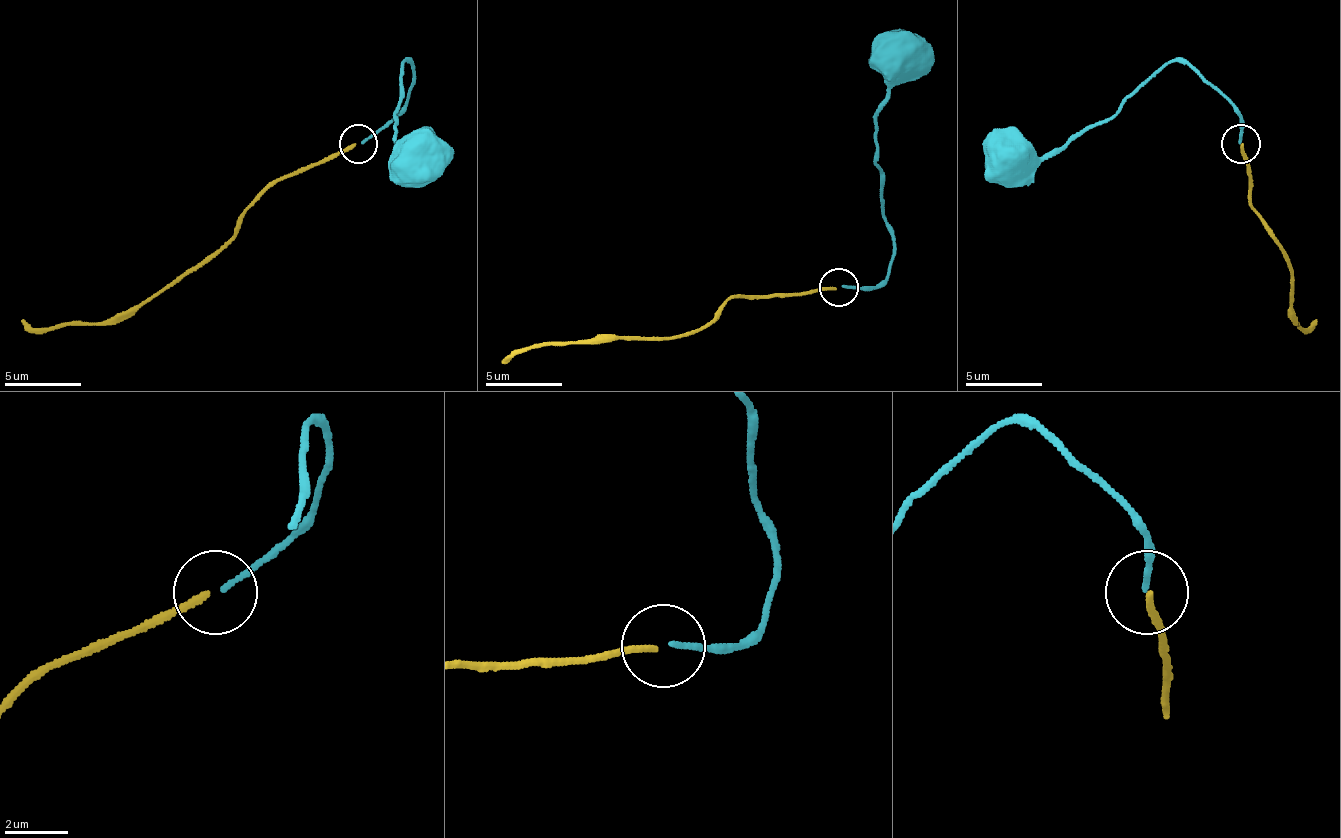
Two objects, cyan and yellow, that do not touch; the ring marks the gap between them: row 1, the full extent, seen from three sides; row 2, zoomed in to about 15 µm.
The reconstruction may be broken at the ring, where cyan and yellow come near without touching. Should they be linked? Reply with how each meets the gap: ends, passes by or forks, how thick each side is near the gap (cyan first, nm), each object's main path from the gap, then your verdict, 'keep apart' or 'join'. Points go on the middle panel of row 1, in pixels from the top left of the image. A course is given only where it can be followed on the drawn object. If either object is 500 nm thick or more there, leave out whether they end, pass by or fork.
cyan ends there; yellow ends there; 160 nm thick on the cyan side, 200 nm on the other; cyan runs (843, 285), (877, 285), (889, 273), (893, 235), (885, 223), (877, 158), (877, 108), (900, 66); yellow runs (835, 289), (731, 296), (719, 312), (689, 335), (543, 343), (512, 350), (500, 362); keep apart

